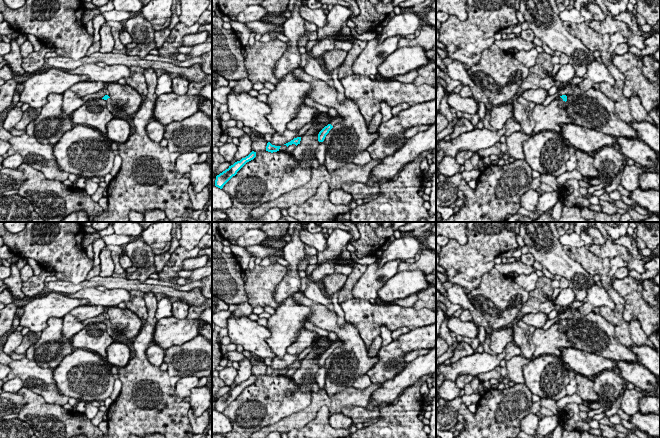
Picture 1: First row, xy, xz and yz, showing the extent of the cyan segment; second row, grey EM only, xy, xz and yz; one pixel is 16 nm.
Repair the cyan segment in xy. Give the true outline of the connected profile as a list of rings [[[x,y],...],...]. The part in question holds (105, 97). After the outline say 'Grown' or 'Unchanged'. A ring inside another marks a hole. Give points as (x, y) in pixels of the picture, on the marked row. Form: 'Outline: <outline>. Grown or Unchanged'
Outline: [[[105,95],[102,99],[106,101],[107,109],[116,117],[121,115],[121,111],[119,108],[116,108],[113,104],[113,101],[108,95]]]. Grown

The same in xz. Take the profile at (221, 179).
Outline: [[[252,151],[248,156],[242,158],[240,161],[235,162],[229,166],[228,169],[216,176],[215,186],[222,189],[223,186],[237,174],[237,172],[249,161],[256,157],[256,152]]]. Unchanged

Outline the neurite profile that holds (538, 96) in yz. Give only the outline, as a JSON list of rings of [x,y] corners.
[[[539,87],[535,90],[530,89],[524,91],[521,96],[527,101],[534,102],[535,104],[542,104],[548,97],[548,91]]]

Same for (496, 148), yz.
[[[497,142],[493,146],[485,149],[480,149],[473,152],[473,154],[478,154],[480,159],[482,159],[483,157],[490,157],[491,155],[499,156],[501,155],[501,143]]]

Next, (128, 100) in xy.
[[[113,82],[109,83],[106,88],[109,91],[109,97],[121,111],[121,115],[116,116],[116,118],[134,116],[143,102],[143,97],[127,84],[121,85]]]

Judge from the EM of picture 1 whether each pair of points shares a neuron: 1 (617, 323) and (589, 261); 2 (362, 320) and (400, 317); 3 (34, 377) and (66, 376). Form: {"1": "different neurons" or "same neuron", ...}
{"1": "same neuron", "2": "same neuron", "3": "different neurons"}

